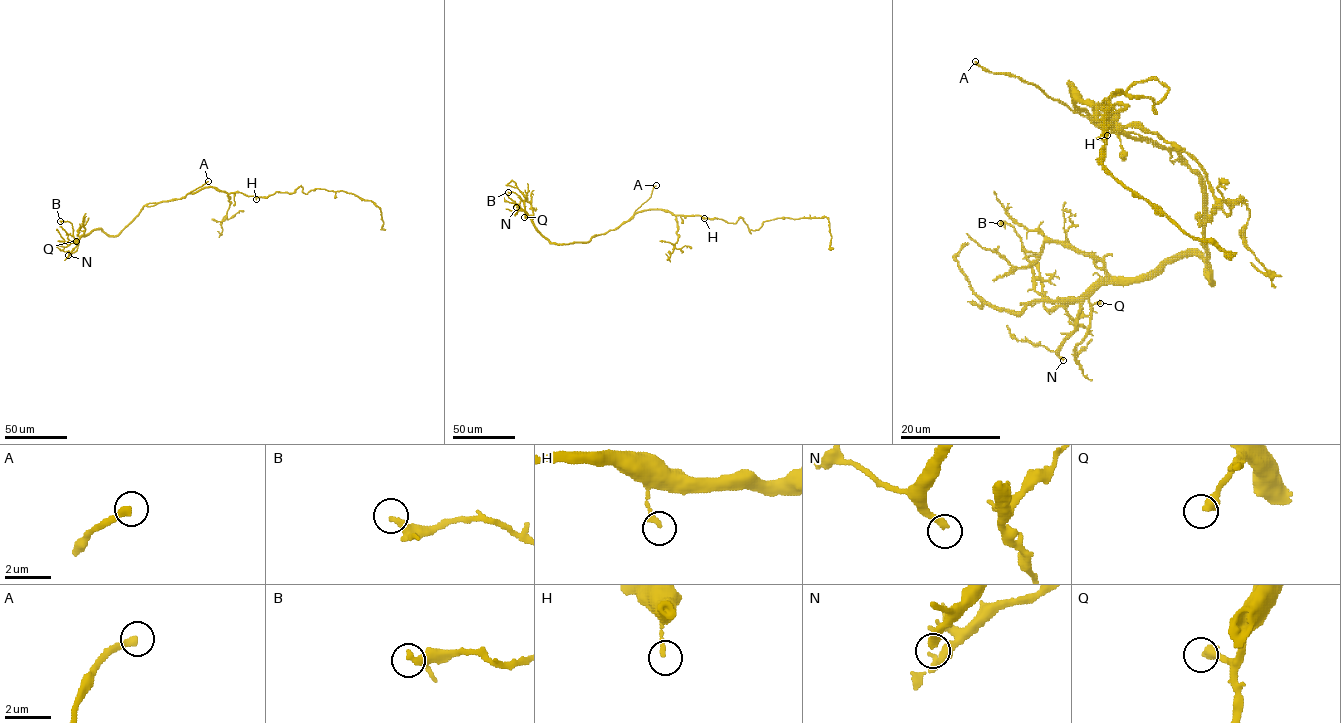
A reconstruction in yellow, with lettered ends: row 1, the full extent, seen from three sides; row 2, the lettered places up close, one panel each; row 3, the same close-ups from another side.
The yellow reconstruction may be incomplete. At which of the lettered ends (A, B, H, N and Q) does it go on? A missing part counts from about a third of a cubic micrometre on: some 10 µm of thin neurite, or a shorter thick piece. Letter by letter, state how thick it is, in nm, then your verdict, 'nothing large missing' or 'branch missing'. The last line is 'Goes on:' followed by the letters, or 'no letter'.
A: calibre 320 nm; branch missing
B: calibre 320 nm; nothing large missing
H: calibre 200 nm; nothing large missing
N: calibre 340 nm; branch missing
Q: calibre 420 nm; nothing large missing
Goes on: A, N

